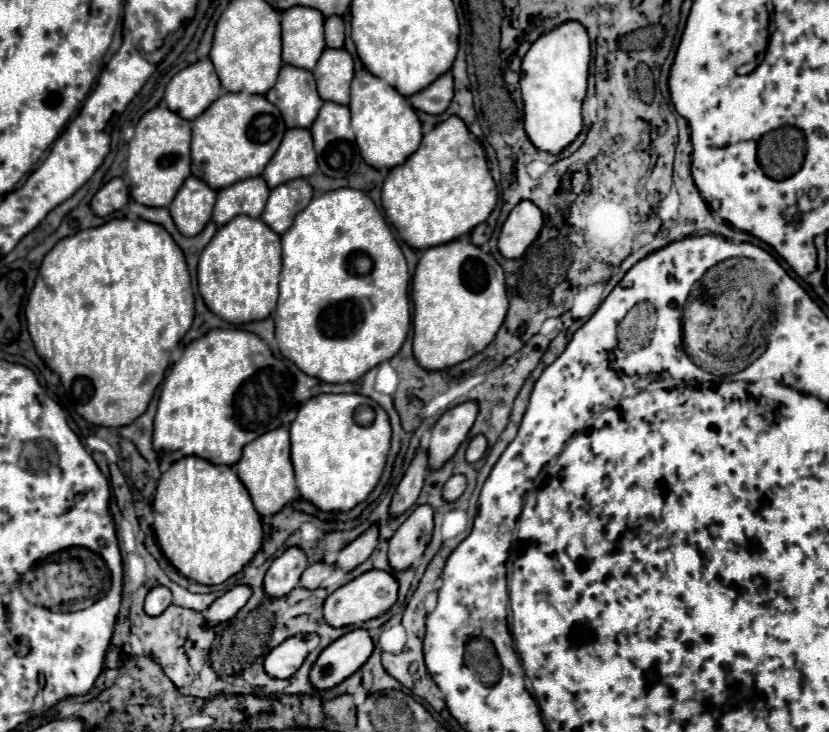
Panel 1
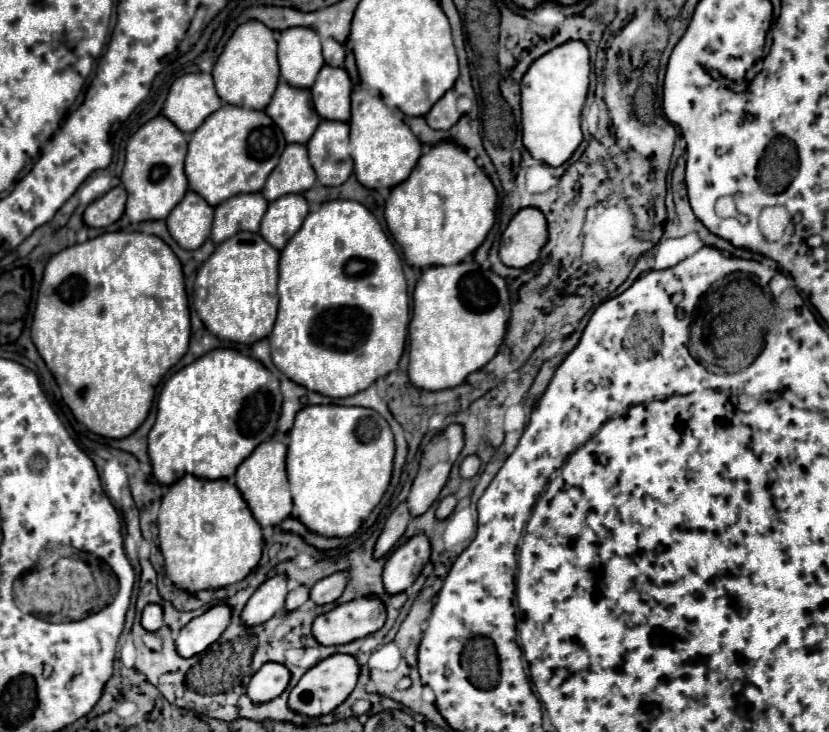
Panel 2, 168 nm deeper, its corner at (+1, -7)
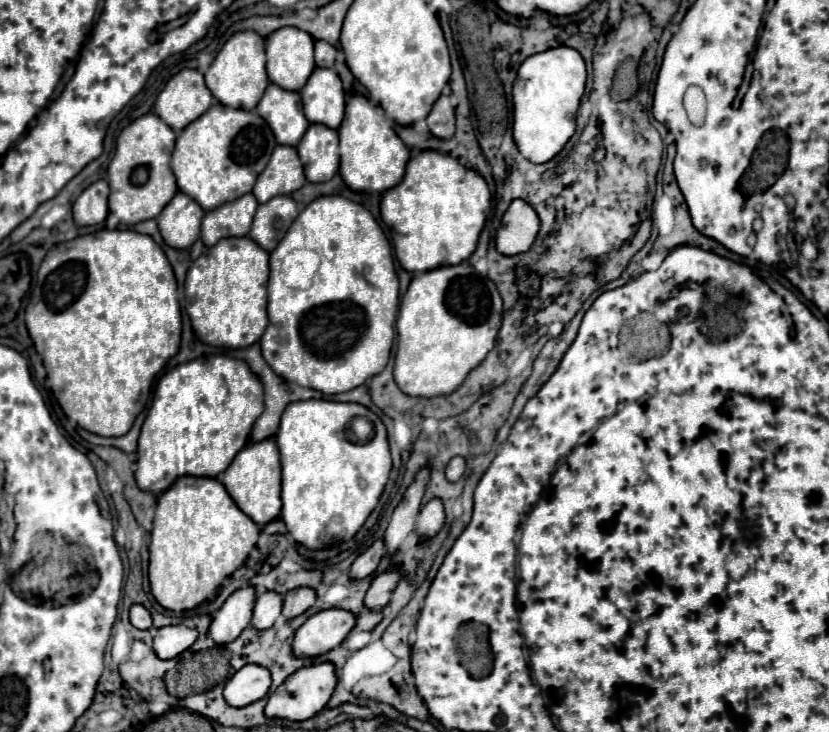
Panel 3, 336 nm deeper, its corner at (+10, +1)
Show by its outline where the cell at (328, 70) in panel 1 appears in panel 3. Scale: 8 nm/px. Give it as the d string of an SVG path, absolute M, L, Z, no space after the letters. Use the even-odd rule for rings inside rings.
M316 68L300 92L302 106L312 124L318 120L318 124L330 124L330 128L340 126L344 116L344 88L332 68Z

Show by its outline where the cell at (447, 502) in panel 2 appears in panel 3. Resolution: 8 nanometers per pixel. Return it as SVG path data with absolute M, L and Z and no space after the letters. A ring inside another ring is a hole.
M432 498L420 510L420 516L416 522L416 536L420 540L428 540L436 536L442 526L444 526L444 504L440 498Z

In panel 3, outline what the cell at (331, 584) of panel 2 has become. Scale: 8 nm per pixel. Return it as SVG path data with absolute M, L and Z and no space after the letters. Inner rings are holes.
M294 588L294 592L288 592L284 596L284 608L282 608L282 614L284 618L294 618L302 612L306 612L314 602L316 602L318 594L314 592L314 588Z

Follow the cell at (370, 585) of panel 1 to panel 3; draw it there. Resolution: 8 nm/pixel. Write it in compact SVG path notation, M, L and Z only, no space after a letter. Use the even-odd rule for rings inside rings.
M330 608L312 614L294 636L296 656L320 656L336 648L346 634L356 626L356 616L350 610Z

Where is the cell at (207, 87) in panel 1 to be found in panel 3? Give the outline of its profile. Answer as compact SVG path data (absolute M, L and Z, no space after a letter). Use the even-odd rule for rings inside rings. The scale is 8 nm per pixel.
M184 68L172 76L160 92L154 104L154 114L180 132L210 106L212 94L204 84L204 76L198 70Z

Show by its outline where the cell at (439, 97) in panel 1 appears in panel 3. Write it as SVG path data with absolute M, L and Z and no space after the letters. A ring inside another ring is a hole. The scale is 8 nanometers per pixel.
M446 94L434 102L430 114L426 116L426 124L438 138L450 138L454 134L454 108Z

